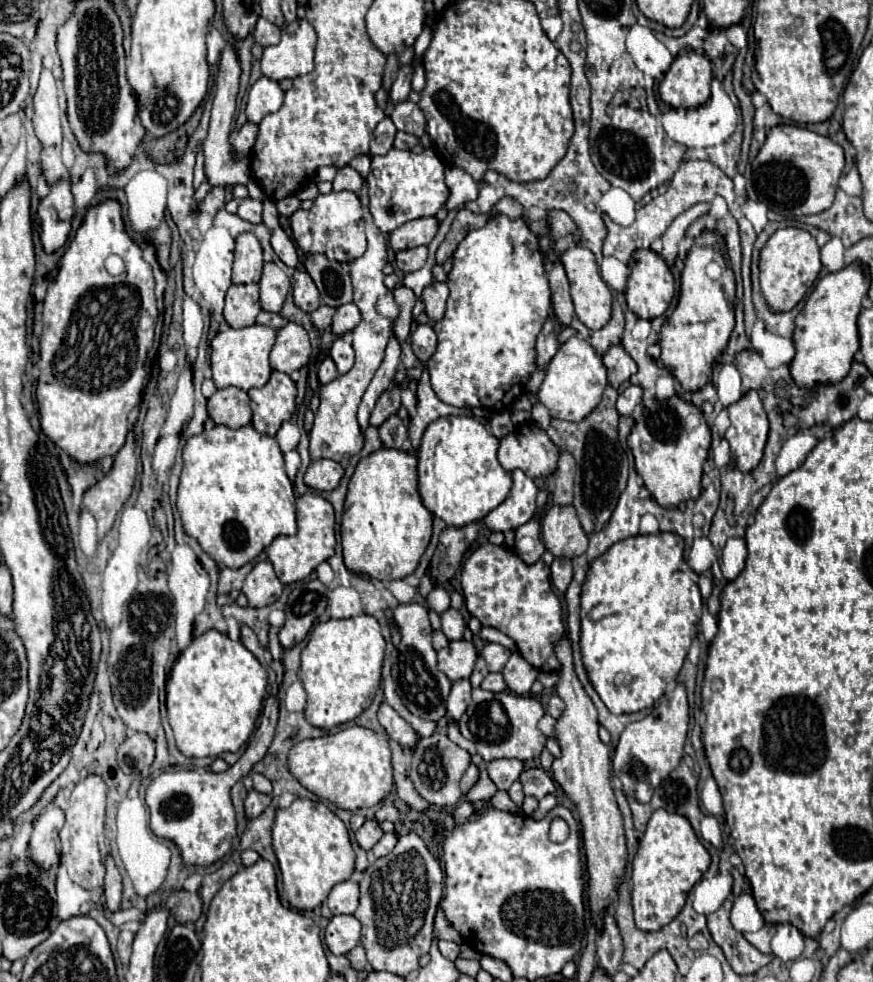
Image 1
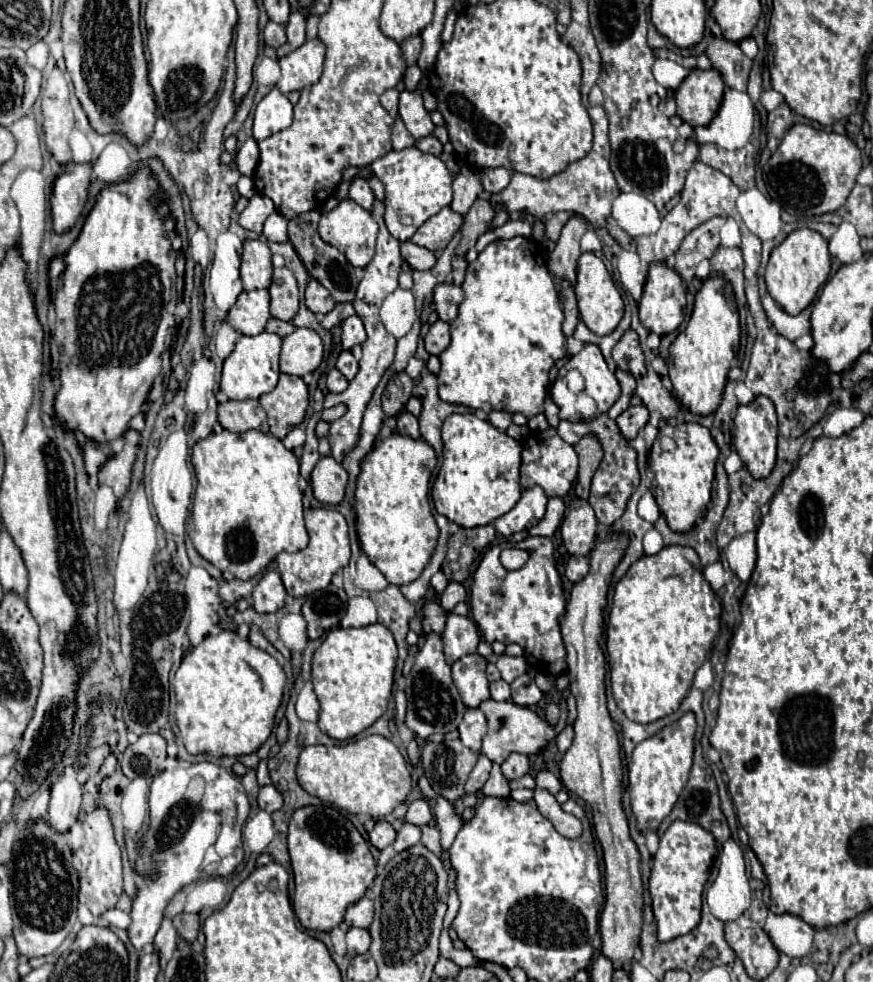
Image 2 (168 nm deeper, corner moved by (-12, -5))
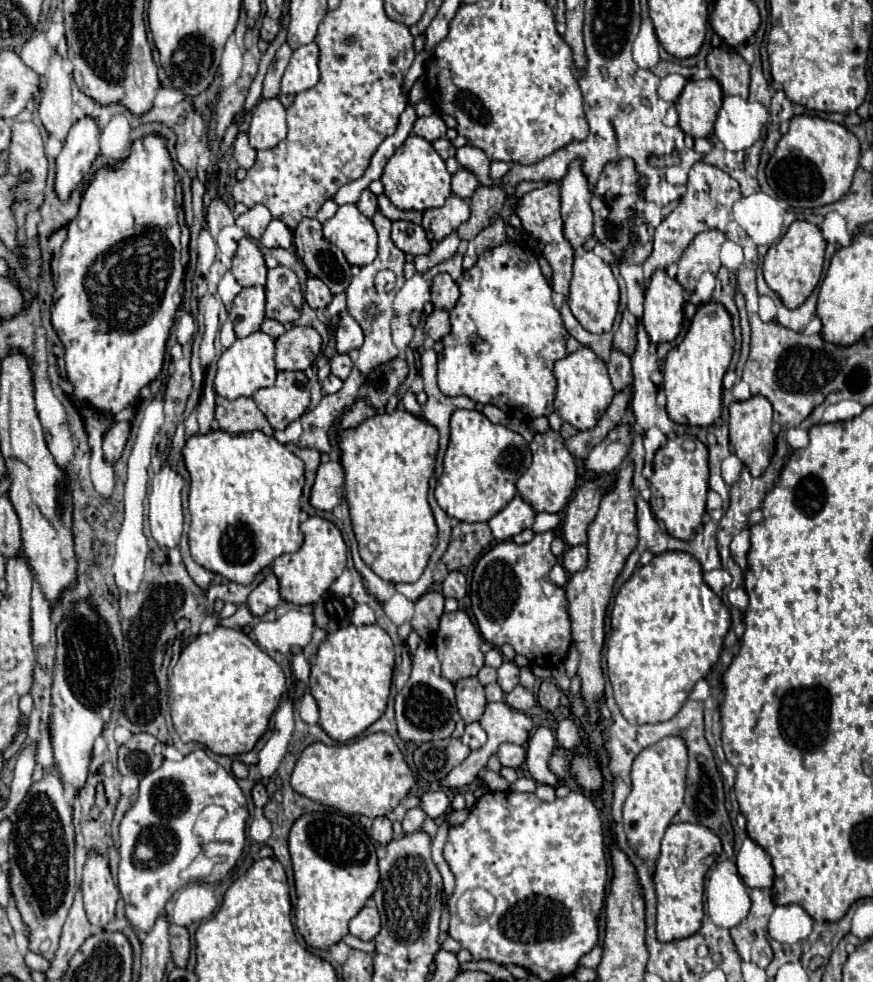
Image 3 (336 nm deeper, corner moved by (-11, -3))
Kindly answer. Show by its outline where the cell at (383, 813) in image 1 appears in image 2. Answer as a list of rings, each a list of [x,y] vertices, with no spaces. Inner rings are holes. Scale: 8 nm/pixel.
[[[421,798],[421,800],[413,800],[409,804],[409,810],[407,810],[407,816],[405,816],[405,822],[413,822],[417,826],[425,826],[433,820],[433,812],[431,812],[431,804],[429,800]]]

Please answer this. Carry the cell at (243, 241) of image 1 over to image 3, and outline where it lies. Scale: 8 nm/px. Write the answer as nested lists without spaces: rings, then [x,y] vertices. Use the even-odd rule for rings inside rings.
[[[242,238],[232,258],[232,274],[240,286],[264,286],[266,284],[266,262],[252,238]]]

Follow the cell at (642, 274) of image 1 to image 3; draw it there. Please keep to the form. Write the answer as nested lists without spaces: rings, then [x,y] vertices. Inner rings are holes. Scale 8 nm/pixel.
[[[656,270],[644,292],[642,324],[652,342],[670,342],[676,338],[684,318],[684,288],[666,270]]]

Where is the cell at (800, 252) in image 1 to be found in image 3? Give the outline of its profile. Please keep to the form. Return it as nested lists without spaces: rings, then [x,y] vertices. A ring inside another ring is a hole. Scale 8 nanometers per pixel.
[[[802,220],[792,222],[788,232],[782,236],[782,240],[770,246],[768,254],[764,256],[762,270],[768,286],[780,296],[784,306],[798,308],[812,294],[812,290],[822,278],[824,248],[826,248],[826,240],[822,238],[820,228]]]

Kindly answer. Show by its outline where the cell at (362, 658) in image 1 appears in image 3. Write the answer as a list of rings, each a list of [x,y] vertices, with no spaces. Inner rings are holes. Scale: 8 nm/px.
[[[378,624],[346,626],[330,632],[320,644],[312,670],[310,694],[320,708],[320,726],[336,742],[360,736],[386,710],[394,670],[394,644]]]

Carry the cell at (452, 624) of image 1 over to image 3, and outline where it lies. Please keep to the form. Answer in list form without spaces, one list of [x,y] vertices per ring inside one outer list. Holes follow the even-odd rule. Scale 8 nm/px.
[[[456,610],[456,612],[444,614],[440,620],[440,628],[434,634],[434,648],[442,662],[442,676],[448,678],[452,684],[458,682],[460,678],[476,676],[478,670],[484,666],[484,654],[480,652],[480,644],[482,644],[482,636],[466,612]]]

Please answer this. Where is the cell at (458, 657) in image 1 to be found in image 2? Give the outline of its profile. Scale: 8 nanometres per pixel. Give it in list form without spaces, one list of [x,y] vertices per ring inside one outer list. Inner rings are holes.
[[[469,654],[459,658],[453,670],[453,682],[461,694],[461,700],[467,708],[479,708],[481,702],[489,700],[489,682],[485,676],[487,660],[479,654]]]

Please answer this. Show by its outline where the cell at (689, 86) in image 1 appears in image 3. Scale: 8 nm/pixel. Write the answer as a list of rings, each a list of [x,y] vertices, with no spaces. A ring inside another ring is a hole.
[[[714,78],[690,80],[676,100],[680,128],[692,138],[712,136],[722,98],[722,88]]]

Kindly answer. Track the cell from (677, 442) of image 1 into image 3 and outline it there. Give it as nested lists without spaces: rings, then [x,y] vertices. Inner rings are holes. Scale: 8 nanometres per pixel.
[[[688,434],[676,436],[656,452],[654,474],[650,478],[650,506],[654,510],[654,516],[664,522],[670,536],[678,540],[690,540],[702,524],[702,516],[706,512],[708,476],[708,448],[698,438],[692,438]],[[686,442],[692,442],[694,448],[686,450]]]

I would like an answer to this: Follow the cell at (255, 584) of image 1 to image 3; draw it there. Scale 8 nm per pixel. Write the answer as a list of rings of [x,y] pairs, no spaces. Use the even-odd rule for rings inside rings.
[[[268,574],[248,596],[248,608],[254,616],[264,616],[268,610],[276,608],[280,602],[282,602],[282,596],[274,574]]]

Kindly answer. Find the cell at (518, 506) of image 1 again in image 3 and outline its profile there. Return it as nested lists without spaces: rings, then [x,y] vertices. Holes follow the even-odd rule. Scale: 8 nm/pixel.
[[[518,494],[504,510],[500,510],[494,518],[490,518],[488,526],[492,528],[494,538],[502,542],[520,534],[524,528],[530,528],[534,524],[534,518],[536,510]]]

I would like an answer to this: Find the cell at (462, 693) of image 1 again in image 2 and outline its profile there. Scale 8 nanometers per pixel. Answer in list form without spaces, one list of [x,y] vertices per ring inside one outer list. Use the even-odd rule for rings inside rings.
[[[477,708],[477,710],[467,710],[465,718],[459,726],[459,736],[461,742],[471,748],[471,750],[479,750],[481,748],[481,740],[487,732],[487,720],[485,714]]]

